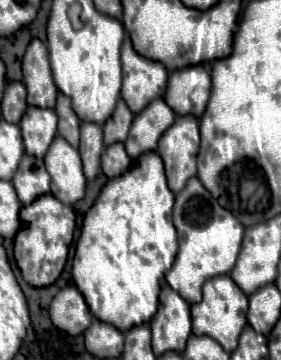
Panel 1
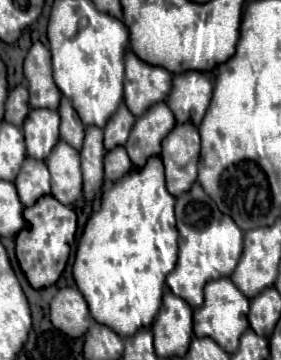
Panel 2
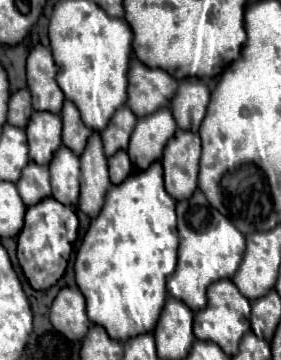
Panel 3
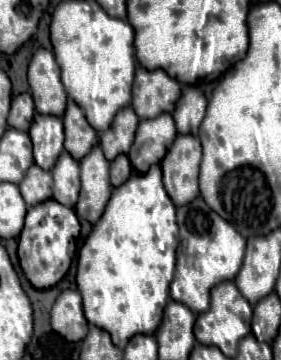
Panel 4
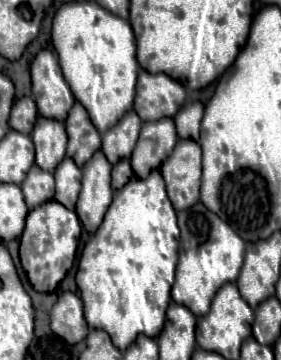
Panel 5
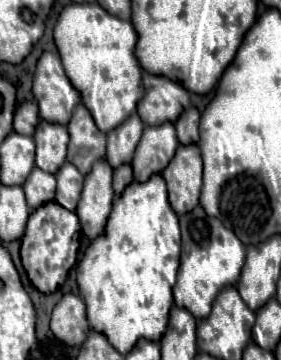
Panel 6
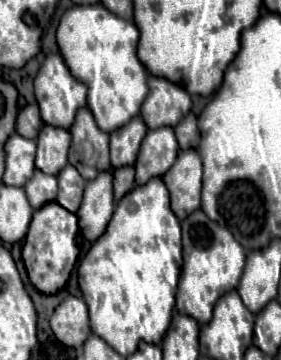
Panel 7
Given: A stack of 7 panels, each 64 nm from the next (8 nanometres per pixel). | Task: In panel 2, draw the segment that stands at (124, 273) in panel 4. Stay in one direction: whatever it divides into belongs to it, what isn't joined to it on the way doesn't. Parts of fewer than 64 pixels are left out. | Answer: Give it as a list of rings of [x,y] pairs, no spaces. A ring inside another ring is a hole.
[[[158,156],[148,160],[144,168],[136,168],[124,176],[124,180],[114,182],[102,194],[98,210],[90,216],[84,234],[78,242],[74,260],[74,280],[82,296],[88,300],[90,316],[112,328],[120,338],[134,336],[140,328],[150,328],[154,322],[164,294],[166,276],[174,270],[178,258],[178,230],[174,218],[176,198],[166,190],[164,166]]]

